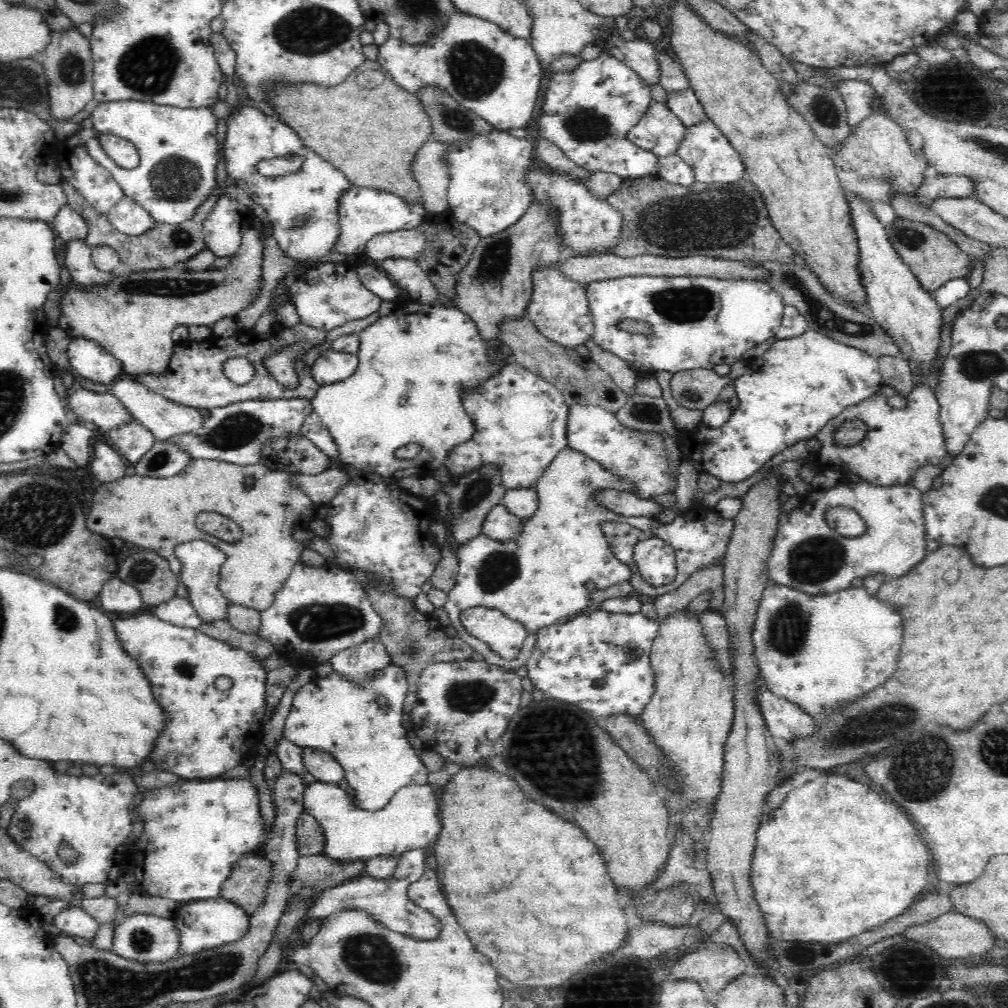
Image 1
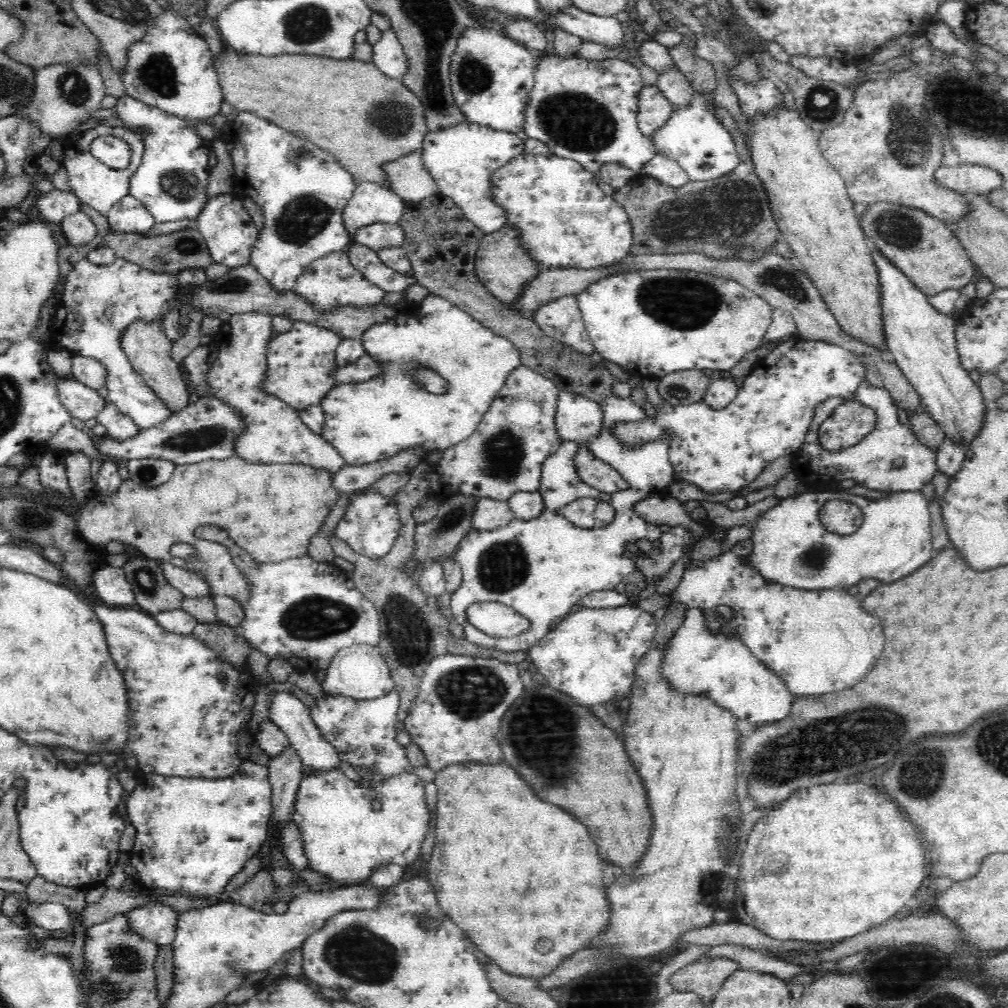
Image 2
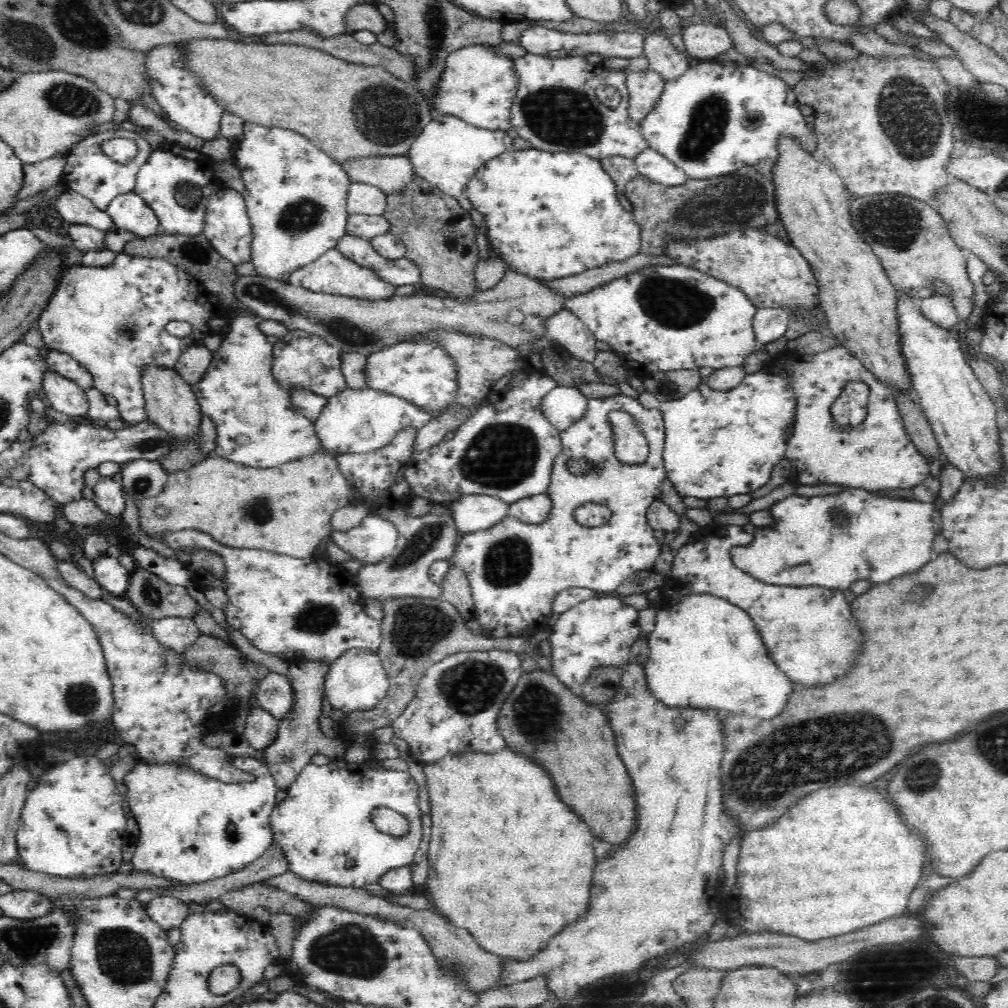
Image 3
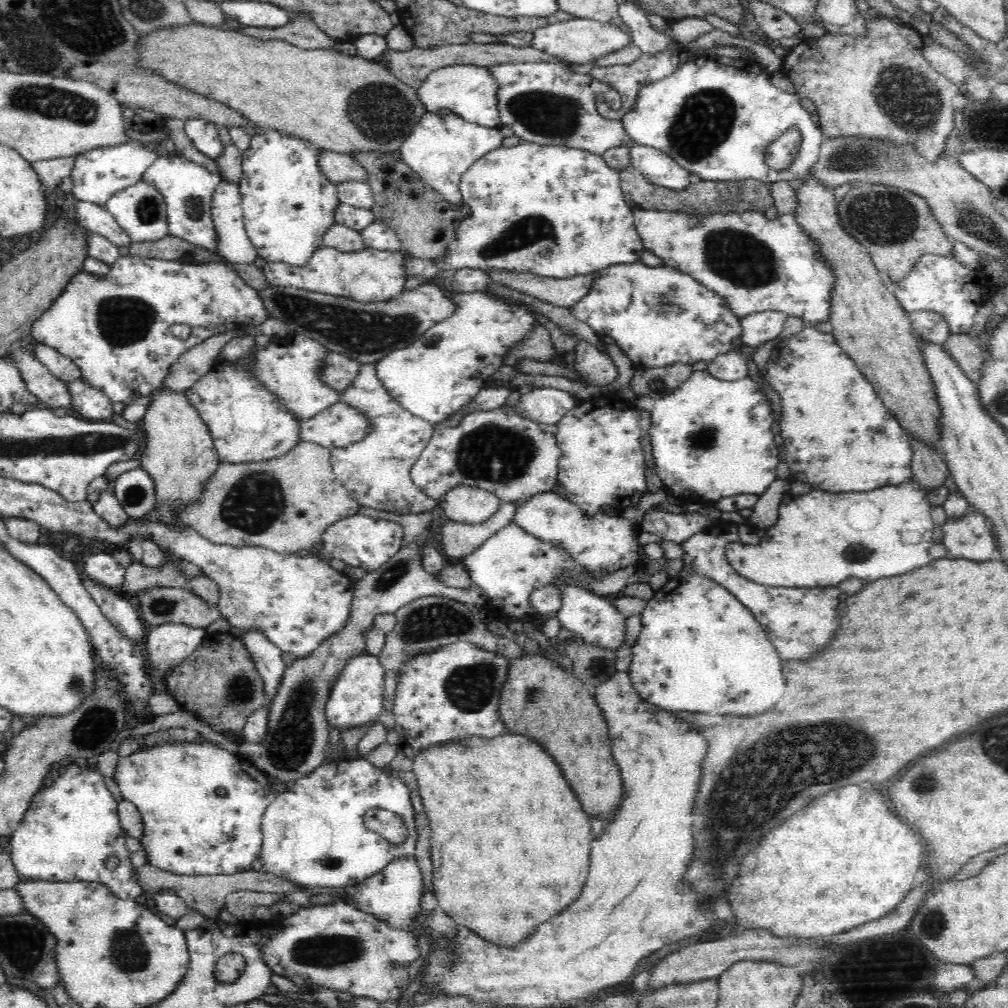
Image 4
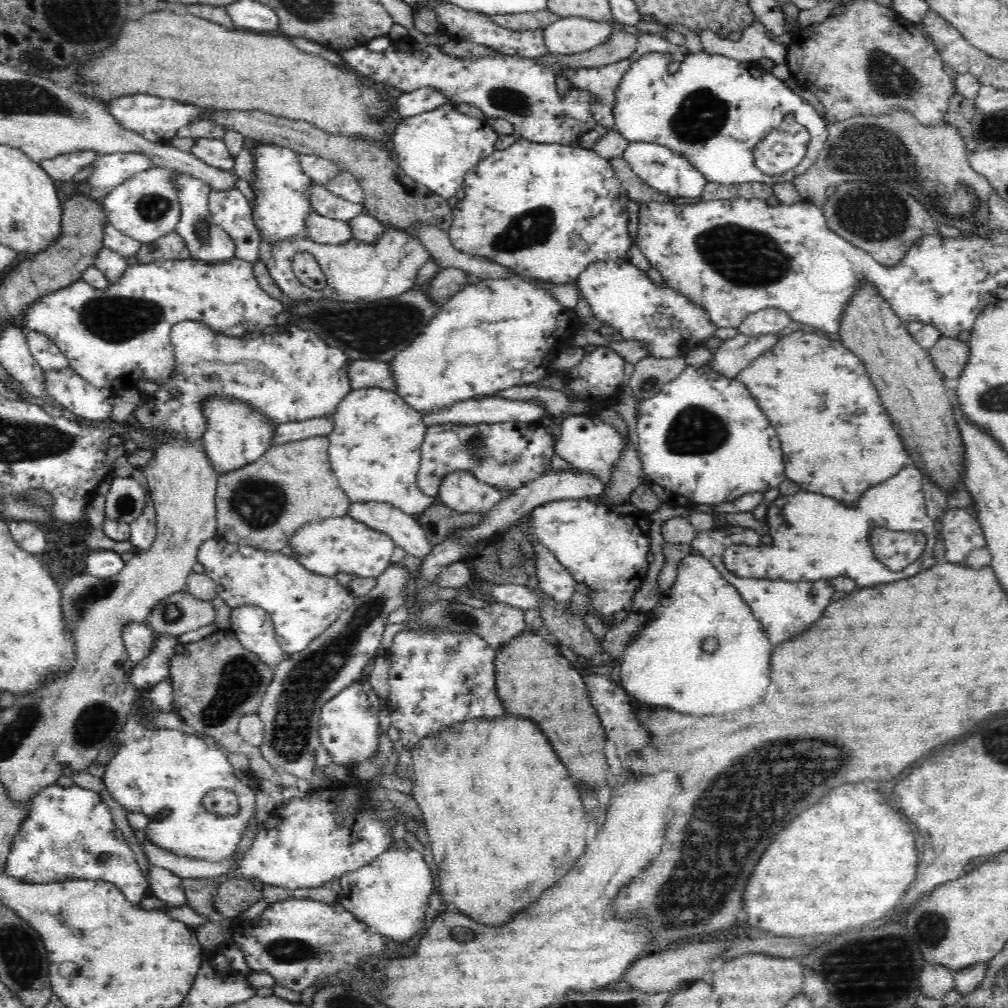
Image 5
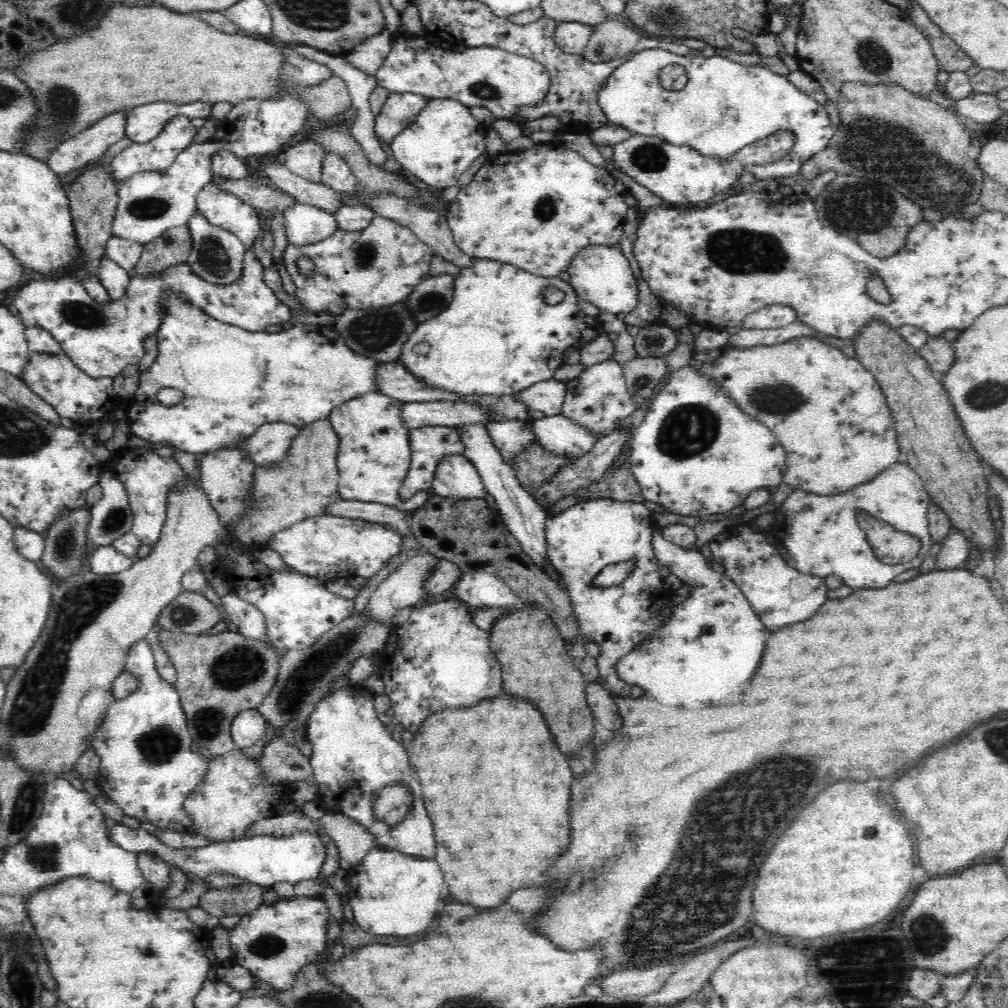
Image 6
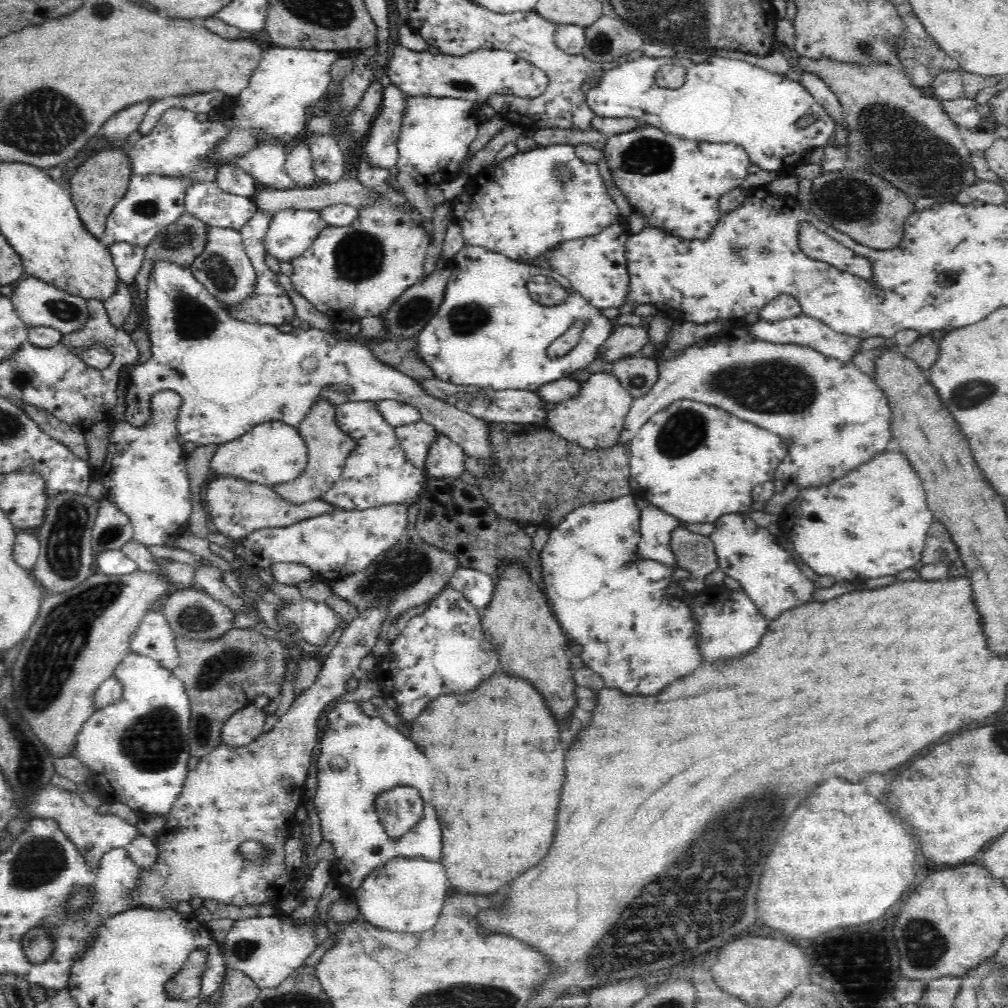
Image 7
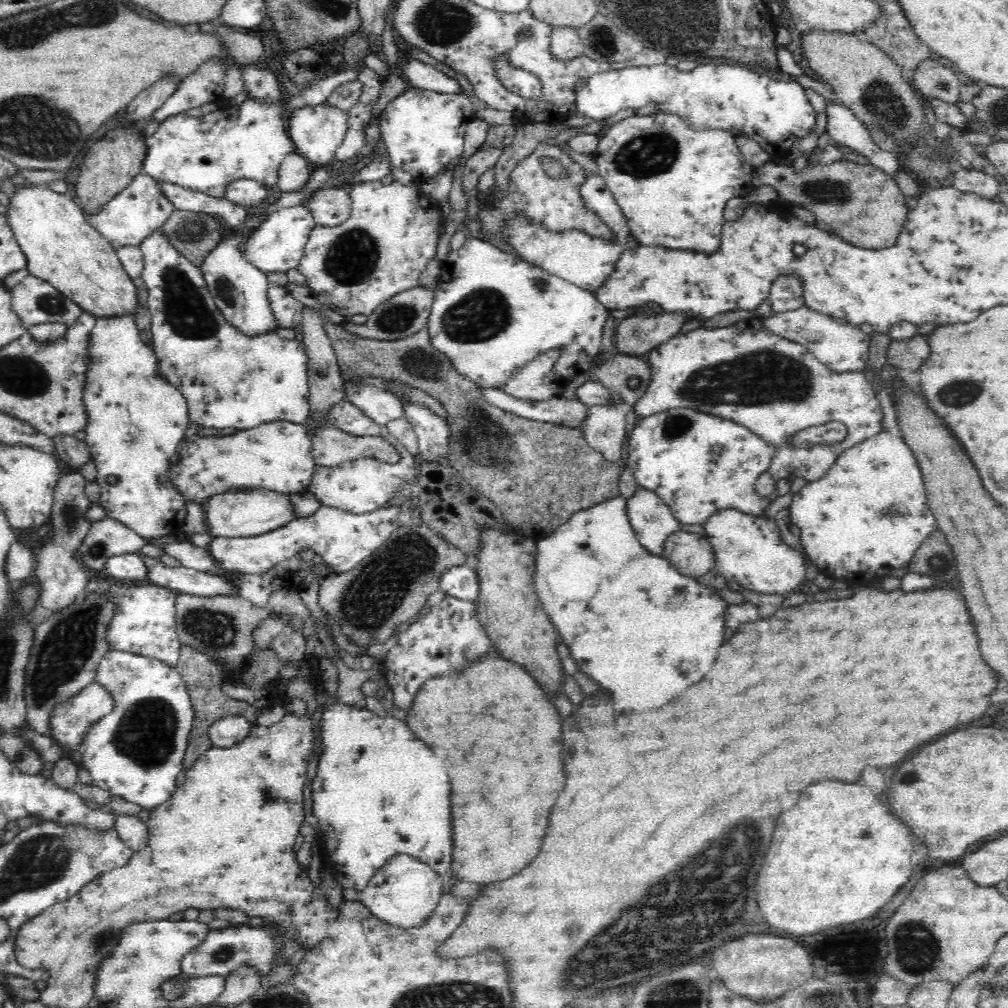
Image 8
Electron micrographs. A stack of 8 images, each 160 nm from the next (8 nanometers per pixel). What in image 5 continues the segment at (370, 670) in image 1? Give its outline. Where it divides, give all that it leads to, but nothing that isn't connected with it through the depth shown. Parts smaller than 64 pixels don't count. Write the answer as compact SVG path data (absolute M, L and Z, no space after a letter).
M362 672L359 680L346 686L322 707L320 714L320 739L336 764L346 766L350 762L366 762L377 752L379 714L383 701L369 682L370 672Z

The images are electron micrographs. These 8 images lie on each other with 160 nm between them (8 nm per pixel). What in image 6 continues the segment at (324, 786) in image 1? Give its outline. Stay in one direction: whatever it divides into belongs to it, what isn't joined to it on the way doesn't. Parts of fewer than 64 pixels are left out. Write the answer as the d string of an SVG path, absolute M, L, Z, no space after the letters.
M115 825L109 830L109 837L118 847L135 853L150 854L160 858L171 867L178 867L188 878L204 879L214 873L230 873L246 883L263 887L272 887L278 882L289 882L295 885L303 880L314 880L321 874L321 868L328 854L326 844L320 835L311 830L296 830L292 834L274 836L259 834L252 838L210 844L204 848L173 848L167 846L155 834L141 827L132 829L125 825Z

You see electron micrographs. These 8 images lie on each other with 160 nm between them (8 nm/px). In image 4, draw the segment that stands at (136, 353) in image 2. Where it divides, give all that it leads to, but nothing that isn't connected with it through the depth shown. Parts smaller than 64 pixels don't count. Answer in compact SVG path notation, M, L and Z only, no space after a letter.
M165 384L152 390L142 424L147 443L138 459L155 484L159 520L170 526L182 526L182 523L176 523L170 517L170 504L180 507L180 504L188 504L202 494L202 484L216 472L221 463L213 445L213 437L185 391L170 390Z

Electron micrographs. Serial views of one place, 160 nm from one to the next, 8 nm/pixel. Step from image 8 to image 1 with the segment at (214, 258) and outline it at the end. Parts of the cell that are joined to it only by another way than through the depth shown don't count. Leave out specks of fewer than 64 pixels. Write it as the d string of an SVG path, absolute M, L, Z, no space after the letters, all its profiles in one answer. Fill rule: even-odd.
M119 100L98 103L89 117L92 118L93 127L86 146L92 158L110 171L112 178L124 191L124 195L133 198L145 208L156 223L180 224L190 220L197 213L198 207L206 202L211 192L217 188L216 166L220 160L220 149L216 138L218 118L211 106L176 108L141 100ZM101 134L113 134L132 142L140 157L139 165L132 169L123 169L116 165L100 145L98 137Z

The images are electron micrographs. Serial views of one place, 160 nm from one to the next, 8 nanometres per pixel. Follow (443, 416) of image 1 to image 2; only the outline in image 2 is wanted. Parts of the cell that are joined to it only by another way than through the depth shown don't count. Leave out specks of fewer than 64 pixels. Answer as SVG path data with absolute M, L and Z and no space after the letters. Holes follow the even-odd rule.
M432 294L394 318L372 324L362 332L360 340L366 355L379 364L381 372L368 381L338 383L320 402L325 418L322 436L342 455L347 465L375 463L406 449L426 449L427 460L430 452L452 448L477 429L496 392L506 383L510 372L521 366L520 353L510 340L492 332L448 300ZM420 368L442 376L448 382L448 390L442 394L426 390L418 381Z

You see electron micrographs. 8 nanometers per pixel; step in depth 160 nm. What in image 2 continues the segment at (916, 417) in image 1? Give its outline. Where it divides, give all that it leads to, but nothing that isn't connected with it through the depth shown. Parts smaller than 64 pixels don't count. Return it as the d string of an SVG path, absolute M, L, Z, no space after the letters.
M864 381L858 388L853 400L874 410L877 416L874 430L867 434L862 442L854 446L837 451L828 451L822 448L819 439L820 425L841 404L845 403L845 399L842 397L830 397L826 402L815 408L815 415L804 444L792 454L792 471L798 478L814 485L832 480L832 478L840 481L852 478L860 486L884 492L919 491L926 482L930 482L937 471L937 451L924 445L912 429L908 427L908 424L900 422L898 408L892 403L893 398L889 391L884 387L877 388L868 381Z

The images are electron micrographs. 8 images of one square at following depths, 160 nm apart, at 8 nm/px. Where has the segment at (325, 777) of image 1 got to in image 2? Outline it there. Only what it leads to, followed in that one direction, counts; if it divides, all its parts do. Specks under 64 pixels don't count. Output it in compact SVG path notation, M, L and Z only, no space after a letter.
M275 692L270 705L270 718L290 740L291 747L300 757L302 764L313 768L316 774L340 769L340 757L335 747L323 738L321 731L314 725L308 707L298 698L286 692Z

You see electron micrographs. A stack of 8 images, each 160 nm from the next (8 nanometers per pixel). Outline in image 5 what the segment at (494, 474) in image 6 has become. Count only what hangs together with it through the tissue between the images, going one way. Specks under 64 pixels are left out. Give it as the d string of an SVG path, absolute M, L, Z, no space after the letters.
M534 544L537 552L537 577L539 588L554 601L570 606L576 593L576 580L558 559L542 545Z

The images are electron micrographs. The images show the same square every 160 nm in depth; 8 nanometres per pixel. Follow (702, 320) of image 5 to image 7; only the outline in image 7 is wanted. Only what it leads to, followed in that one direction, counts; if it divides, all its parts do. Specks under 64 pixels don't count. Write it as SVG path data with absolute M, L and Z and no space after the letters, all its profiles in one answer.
M623 218L611 224L598 236L568 240L550 252L548 262L552 270L564 276L574 293L582 296L591 306L598 309L620 309L630 296L630 273L626 261L626 244L630 234Z

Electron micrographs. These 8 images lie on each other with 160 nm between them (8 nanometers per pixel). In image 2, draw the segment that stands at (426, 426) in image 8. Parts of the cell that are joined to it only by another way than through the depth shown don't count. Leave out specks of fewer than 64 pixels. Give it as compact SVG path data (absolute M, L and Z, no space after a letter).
M482 497L477 506L474 517L471 518L476 531L495 531L514 519L508 501Z

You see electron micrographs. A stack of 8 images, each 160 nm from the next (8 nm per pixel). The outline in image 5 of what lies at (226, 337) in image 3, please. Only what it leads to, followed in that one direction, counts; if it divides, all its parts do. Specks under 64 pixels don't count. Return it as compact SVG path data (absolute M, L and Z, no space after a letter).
M220 394L220 396L208 396L200 400L200 403L202 403L200 406L202 416L206 419L206 430L202 438L203 447L218 474L252 463L276 445L273 444L273 440L281 424L272 422L247 402Z

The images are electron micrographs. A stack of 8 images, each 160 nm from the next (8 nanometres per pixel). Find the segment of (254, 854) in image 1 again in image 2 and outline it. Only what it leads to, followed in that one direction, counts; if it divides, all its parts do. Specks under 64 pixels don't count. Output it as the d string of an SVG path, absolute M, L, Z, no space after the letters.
M266 870L258 871L250 880L231 892L226 900L240 903L255 911L260 911L262 904L271 898L274 900L274 881Z

